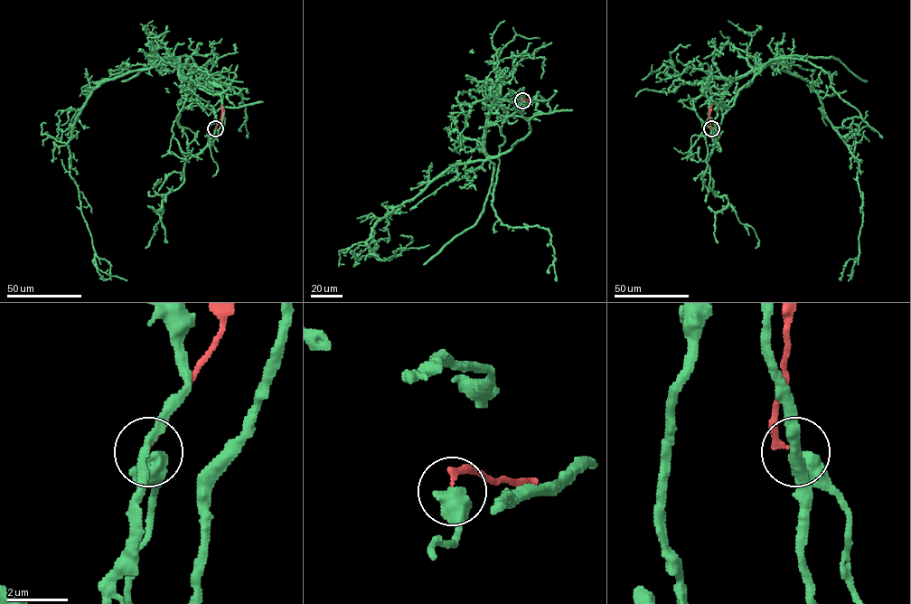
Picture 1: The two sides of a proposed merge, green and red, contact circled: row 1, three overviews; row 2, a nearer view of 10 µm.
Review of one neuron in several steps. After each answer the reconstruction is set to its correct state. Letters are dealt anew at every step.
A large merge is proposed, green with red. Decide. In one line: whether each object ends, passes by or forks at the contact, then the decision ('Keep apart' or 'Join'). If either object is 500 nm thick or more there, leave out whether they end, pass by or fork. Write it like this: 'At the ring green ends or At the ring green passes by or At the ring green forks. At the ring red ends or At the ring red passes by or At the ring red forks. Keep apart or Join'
Keep apart

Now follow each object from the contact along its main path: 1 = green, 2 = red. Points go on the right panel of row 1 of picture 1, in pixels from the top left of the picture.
1: (711, 128), (716, 141), (737, 90), (765, 65), (810, 84), (859, 165), (862, 226), (848, 281)
2: (711, 128), (711, 105)

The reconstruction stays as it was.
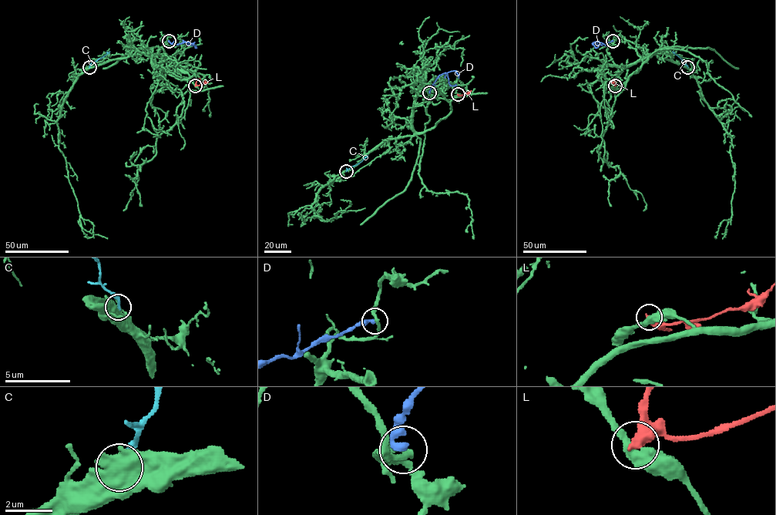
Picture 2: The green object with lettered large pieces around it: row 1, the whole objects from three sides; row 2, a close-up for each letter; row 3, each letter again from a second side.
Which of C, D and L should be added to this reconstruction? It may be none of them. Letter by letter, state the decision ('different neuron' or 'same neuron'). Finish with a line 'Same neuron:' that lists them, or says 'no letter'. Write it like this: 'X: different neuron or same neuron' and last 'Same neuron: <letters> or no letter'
C: different neuron
D: different neuron
L: different neuron
Same neuron: no letter

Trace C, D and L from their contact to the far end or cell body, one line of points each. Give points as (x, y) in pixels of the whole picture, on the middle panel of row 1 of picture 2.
C: (346, 171), (367, 155)
D: (429, 92), (431, 86), (441, 75), (455, 71), (458, 77)
L: (458, 94), (464, 94), (471, 90)

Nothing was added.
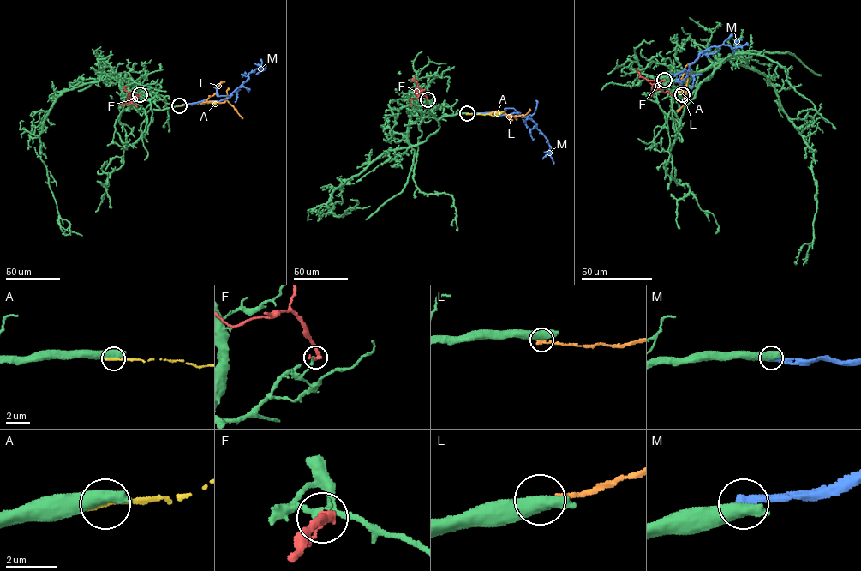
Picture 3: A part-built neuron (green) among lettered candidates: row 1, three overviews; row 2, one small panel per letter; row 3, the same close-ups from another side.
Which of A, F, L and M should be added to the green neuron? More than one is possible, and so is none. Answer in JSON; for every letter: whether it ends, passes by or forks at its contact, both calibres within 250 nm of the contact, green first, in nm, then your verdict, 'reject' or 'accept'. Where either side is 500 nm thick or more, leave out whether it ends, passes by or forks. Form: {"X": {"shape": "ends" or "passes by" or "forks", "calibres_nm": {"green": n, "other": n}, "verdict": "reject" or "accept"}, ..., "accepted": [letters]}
{"A": {"calibres_nm": {"green": 700, "other": 240}, "verdict": "reject"}, "F": {"shape": "passes by", "calibres_nm": {"green": 240, "other": 280}, "verdict": "reject"}, "L": {"calibres_nm": {"green": 500, "other": 240}, "verdict": "reject"}, "M": {"calibres_nm": {"green": 750, "other": 400}, "verdict": "reject"}, "accepted": []}

